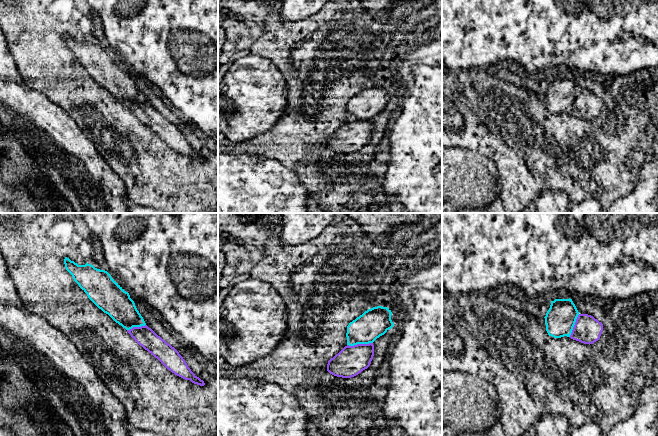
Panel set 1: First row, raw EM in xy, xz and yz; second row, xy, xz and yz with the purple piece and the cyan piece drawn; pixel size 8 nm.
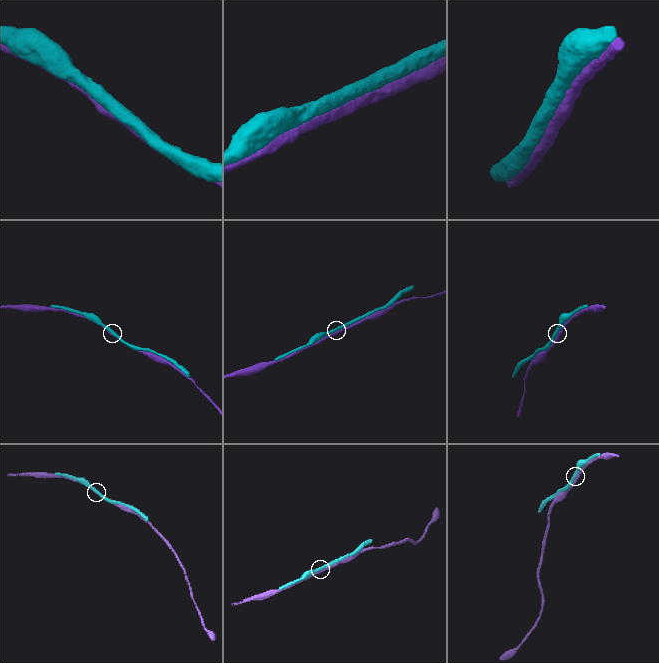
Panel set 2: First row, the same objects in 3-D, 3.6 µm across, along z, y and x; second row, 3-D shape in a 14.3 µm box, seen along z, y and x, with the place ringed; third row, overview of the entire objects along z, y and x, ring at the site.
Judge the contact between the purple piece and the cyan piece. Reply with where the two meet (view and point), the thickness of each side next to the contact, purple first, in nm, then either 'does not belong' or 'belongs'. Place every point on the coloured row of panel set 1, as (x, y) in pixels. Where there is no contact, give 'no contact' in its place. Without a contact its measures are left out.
xz (359, 344) | 240/240 nm | does not belong

